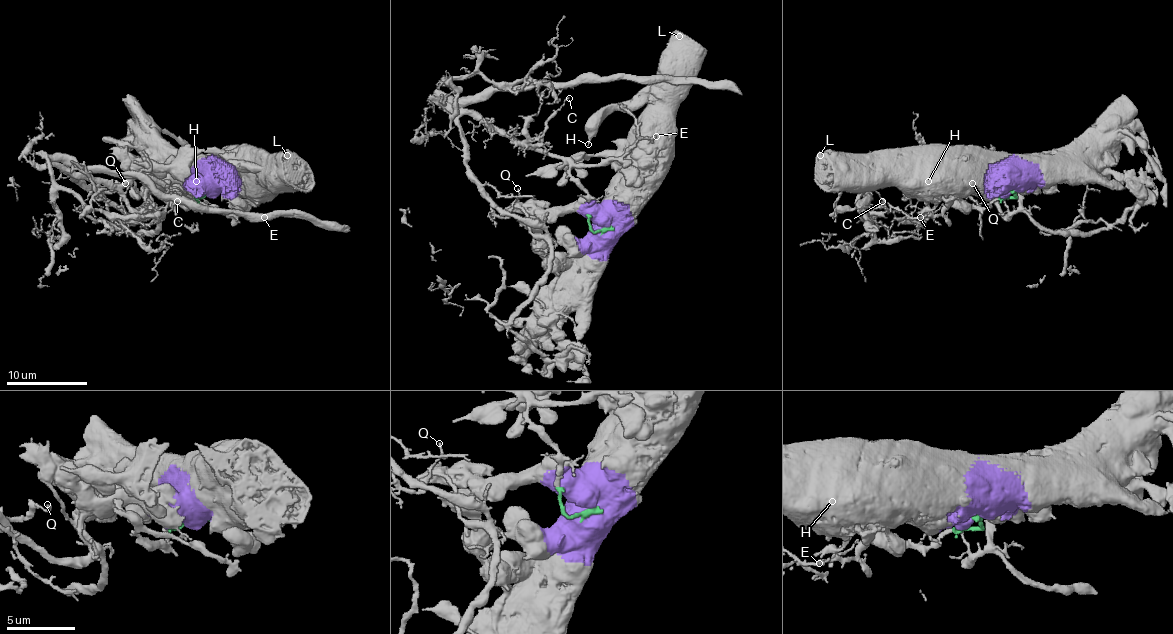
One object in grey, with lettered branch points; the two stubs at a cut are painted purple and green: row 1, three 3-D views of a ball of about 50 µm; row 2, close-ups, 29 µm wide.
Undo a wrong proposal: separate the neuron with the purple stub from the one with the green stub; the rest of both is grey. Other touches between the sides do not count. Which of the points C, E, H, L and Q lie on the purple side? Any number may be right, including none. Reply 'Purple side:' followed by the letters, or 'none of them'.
Purple side: H, L

